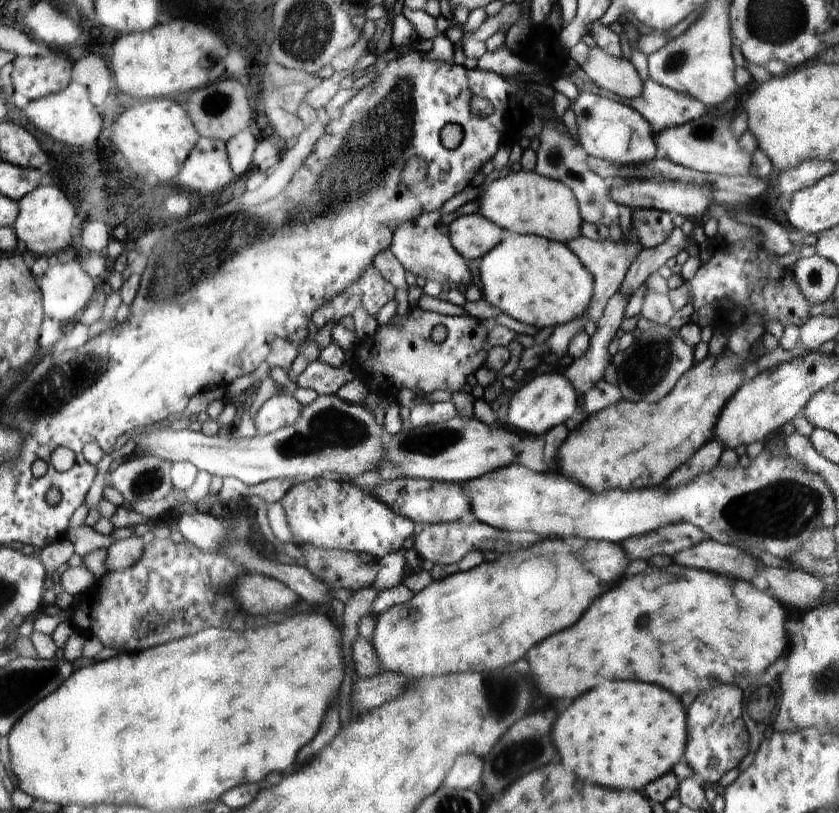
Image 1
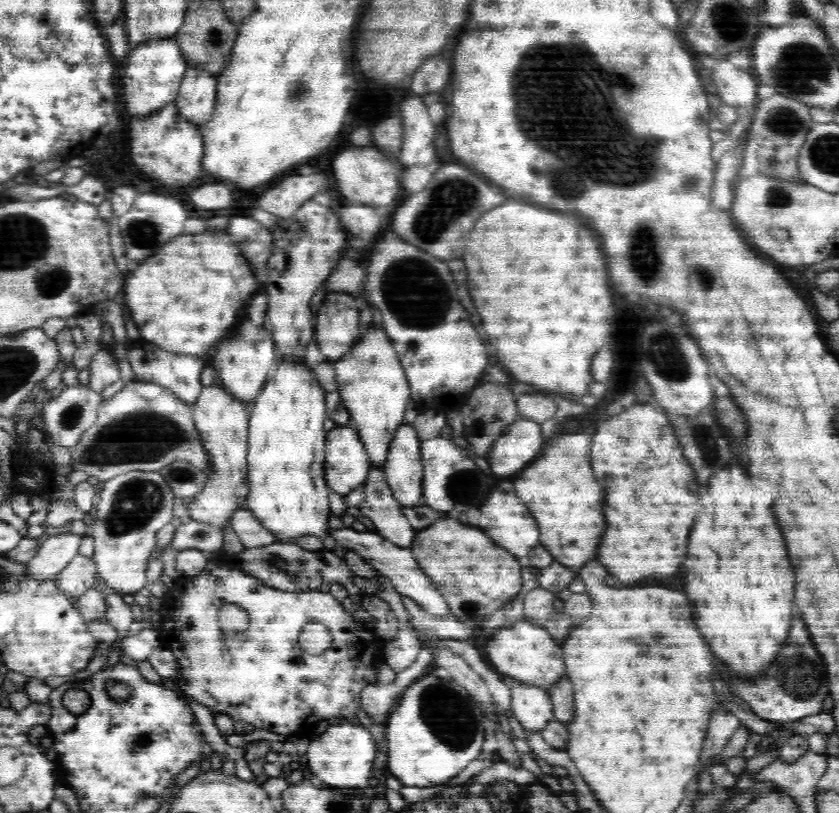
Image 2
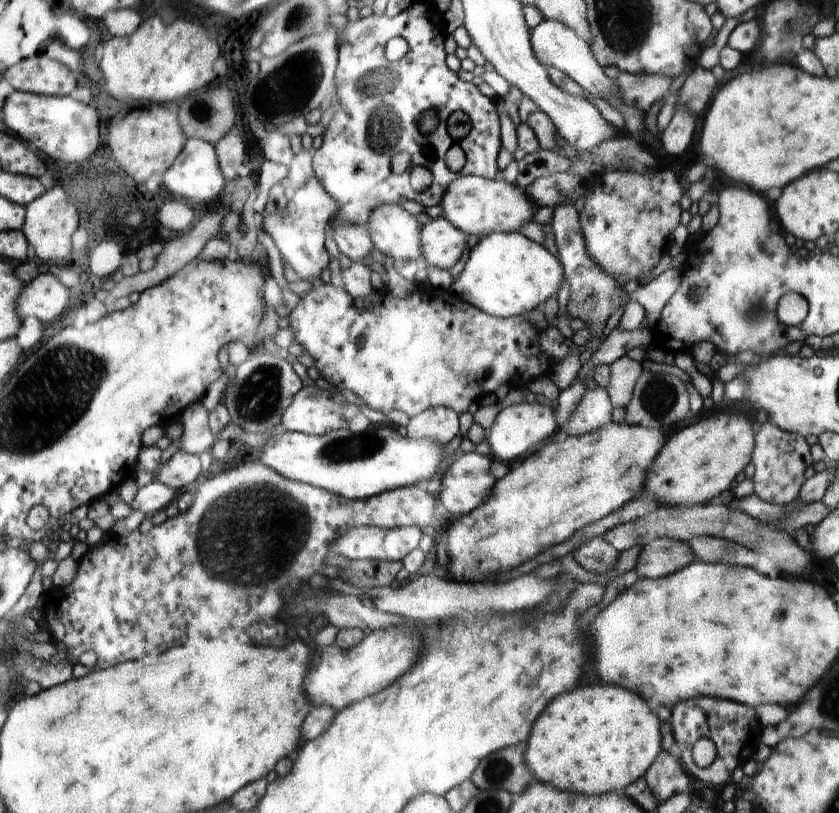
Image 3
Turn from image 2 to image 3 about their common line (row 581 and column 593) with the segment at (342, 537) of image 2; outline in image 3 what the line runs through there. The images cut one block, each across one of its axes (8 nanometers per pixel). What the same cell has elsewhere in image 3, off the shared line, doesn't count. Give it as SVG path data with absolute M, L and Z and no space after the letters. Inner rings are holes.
M603 387L587 390L571 418L563 425L567 436L581 436L598 428L607 426L612 421L614 406L608 392Z

